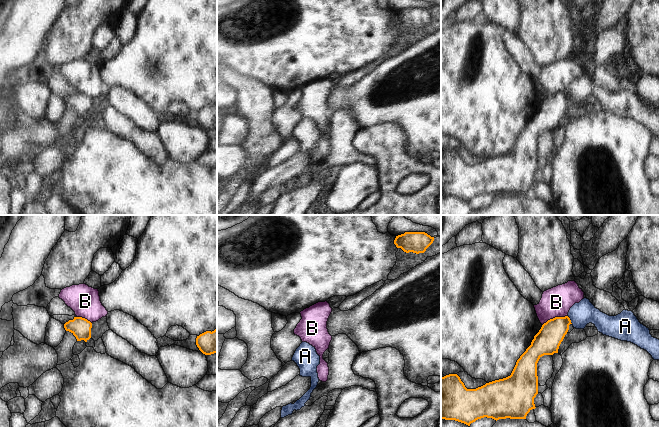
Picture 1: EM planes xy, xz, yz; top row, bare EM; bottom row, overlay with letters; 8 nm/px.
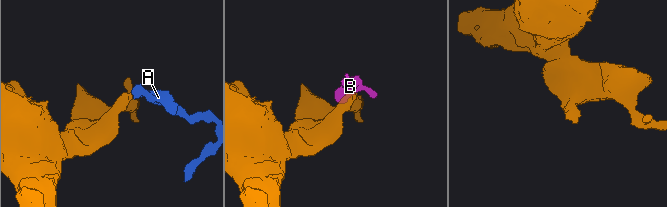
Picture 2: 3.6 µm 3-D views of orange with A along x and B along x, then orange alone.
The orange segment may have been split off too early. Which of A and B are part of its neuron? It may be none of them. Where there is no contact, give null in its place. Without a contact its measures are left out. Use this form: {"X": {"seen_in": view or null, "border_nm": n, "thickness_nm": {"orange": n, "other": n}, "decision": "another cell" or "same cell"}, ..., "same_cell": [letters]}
{"A": {"seen_in": "yz", "border_nm": 80, "thickness_nm": {"orange": 200, "other": 190}, "decision": "same cell"}, "B": {"seen_in": "yz", "border_nm": 220, "thickness_nm": {"orange": 200, "other": 240}, "decision": "another cell"}, "same_cell": ["A"]}

